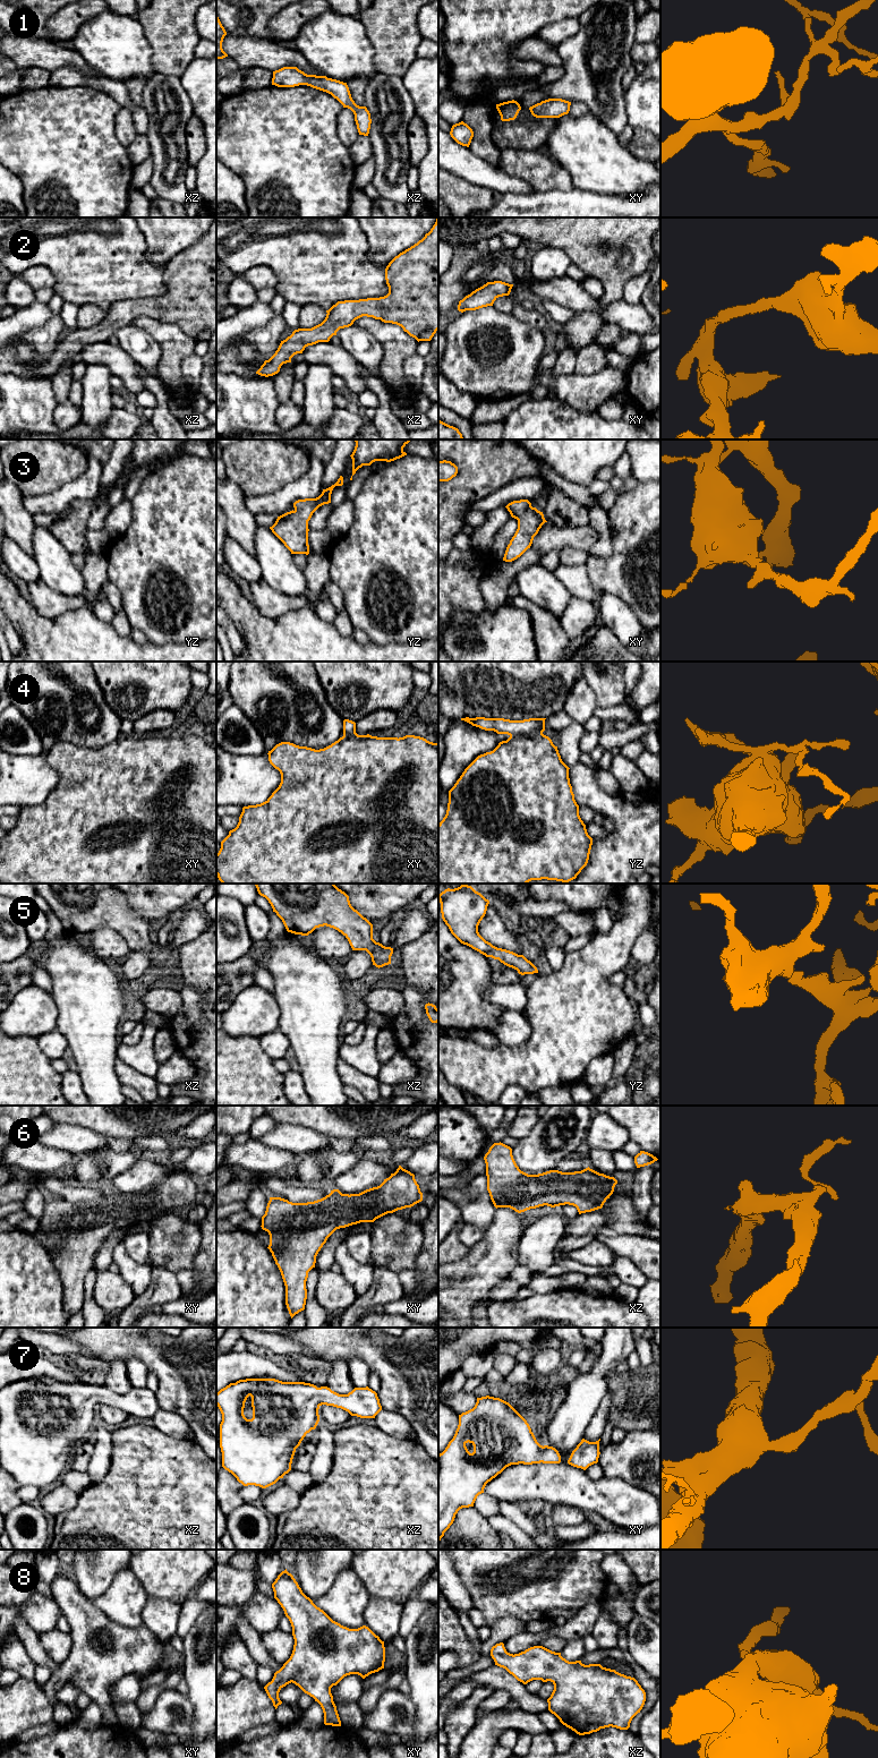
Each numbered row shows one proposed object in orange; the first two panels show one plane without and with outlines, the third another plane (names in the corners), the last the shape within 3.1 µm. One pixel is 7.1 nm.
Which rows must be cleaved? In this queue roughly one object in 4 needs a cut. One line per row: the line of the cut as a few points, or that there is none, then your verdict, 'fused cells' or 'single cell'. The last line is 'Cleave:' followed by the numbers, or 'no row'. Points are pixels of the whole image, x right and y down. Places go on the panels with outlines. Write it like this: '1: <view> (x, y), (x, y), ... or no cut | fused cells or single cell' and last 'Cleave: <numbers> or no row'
1: no cut | single cell
2: no cut | single cell
3: no cut | single cell
4: yz (542, 732), (510, 736) | fused cells
5: no cut | single cell
6: no cut | single cell
7: no cut | single cell
8: no cut | single cell
Cleave: 4

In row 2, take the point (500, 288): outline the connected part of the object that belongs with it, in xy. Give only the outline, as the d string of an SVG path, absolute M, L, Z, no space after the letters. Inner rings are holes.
M502 281L487 282L460 300L458 310L463 313L466 310L476 310L483 307L493 306L498 297L509 296L512 287L513 284Z

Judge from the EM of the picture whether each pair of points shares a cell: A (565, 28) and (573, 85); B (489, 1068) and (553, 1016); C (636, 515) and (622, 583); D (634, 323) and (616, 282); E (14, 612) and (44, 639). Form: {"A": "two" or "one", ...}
{"A": "two", "B": "one", "C": "one", "D": "two", "E": "one"}

